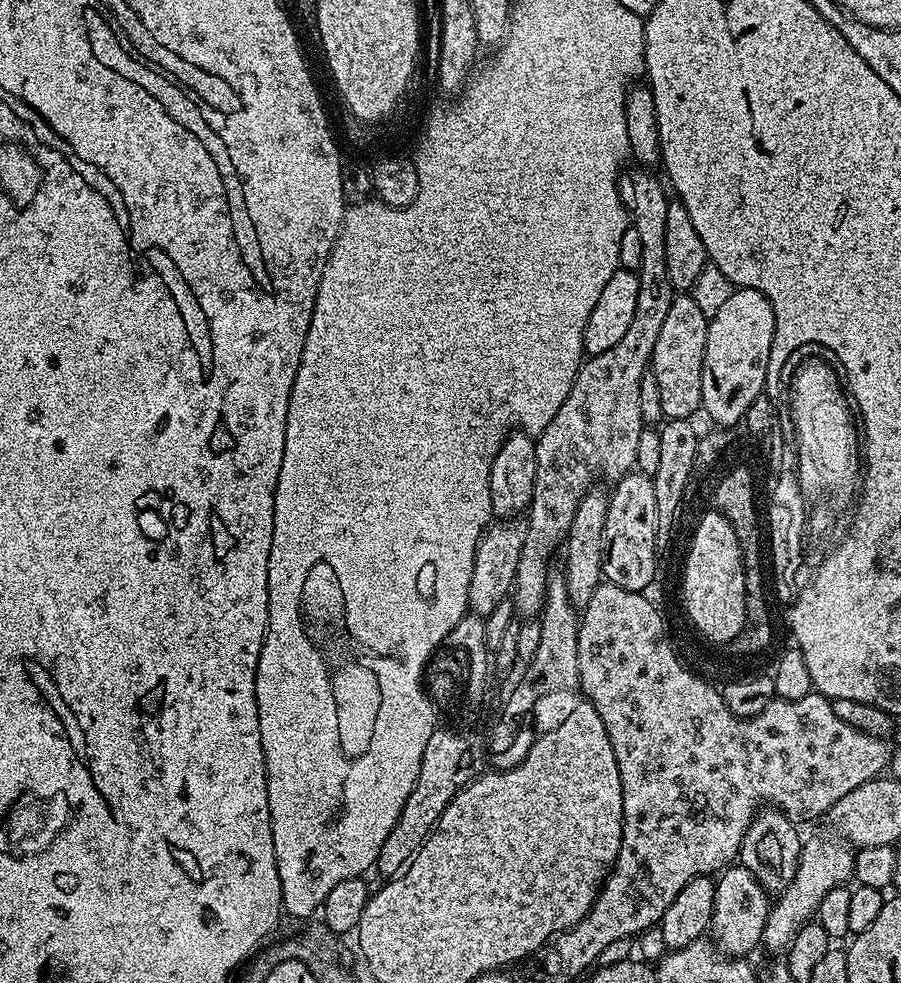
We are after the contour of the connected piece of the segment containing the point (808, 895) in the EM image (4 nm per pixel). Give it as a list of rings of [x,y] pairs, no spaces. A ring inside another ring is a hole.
[[[839,834],[832,836],[812,836],[800,845],[798,870],[794,874],[794,882],[786,886],[786,890],[775,897],[769,907],[766,926],[764,927],[763,947],[772,952],[783,953],[792,939],[798,934],[803,924],[815,917],[818,906],[830,890],[845,887],[853,879],[855,851],[851,844]]]

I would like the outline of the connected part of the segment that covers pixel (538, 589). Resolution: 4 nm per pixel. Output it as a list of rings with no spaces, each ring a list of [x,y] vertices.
[[[628,166],[623,169],[620,173],[620,197],[622,198],[622,202],[624,203],[624,209],[628,211],[629,217],[630,217],[630,224],[631,227],[634,227],[638,230],[638,239],[642,241],[642,262],[640,263],[640,267],[638,269],[638,303],[634,305],[634,322],[630,322],[630,327],[627,328],[626,334],[624,337],[615,344],[615,346],[610,346],[606,350],[606,354],[598,354],[597,356],[588,356],[587,359],[583,361],[580,365],[580,369],[578,370],[578,374],[576,375],[576,380],[573,382],[573,384],[570,386],[570,394],[566,398],[566,402],[562,402],[562,410],[558,410],[558,414],[554,414],[554,422],[550,422],[550,426],[546,426],[546,430],[542,433],[539,433],[538,439],[536,440],[536,461],[538,462],[538,470],[536,471],[536,477],[534,478],[534,494],[532,495],[532,502],[530,507],[527,509],[526,512],[526,523],[528,525],[528,529],[526,530],[526,542],[522,542],[522,558],[518,562],[518,570],[516,571],[516,580],[512,584],[512,590],[510,593],[510,599],[512,602],[512,607],[515,609],[517,613],[521,612],[521,617],[524,618],[536,618],[539,617],[543,607],[544,607],[544,595],[546,594],[546,582],[548,581],[548,577],[550,575],[550,567],[548,568],[548,563],[551,562],[552,560],[552,551],[559,549],[561,545],[563,545],[565,539],[566,539],[566,534],[570,530],[570,522],[574,522],[574,510],[578,510],[578,502],[580,501],[581,498],[584,497],[585,492],[588,491],[589,488],[593,487],[594,481],[592,480],[595,478],[595,476],[609,476],[610,480],[612,482],[615,482],[620,479],[621,476],[625,476],[627,472],[633,471],[633,469],[636,468],[636,451],[638,450],[638,434],[642,431],[642,429],[645,428],[645,422],[644,419],[642,418],[642,410],[638,410],[638,390],[640,389],[640,383],[642,382],[642,378],[646,373],[649,371],[650,368],[650,361],[652,359],[652,355],[654,354],[654,342],[658,342],[658,333],[662,331],[662,322],[663,320],[666,319],[666,310],[670,310],[670,302],[672,301],[673,295],[674,295],[674,289],[672,286],[672,283],[670,282],[670,274],[666,274],[666,210],[668,209],[668,201],[670,199],[669,193],[666,191],[665,185],[662,183],[660,185],[660,180],[658,177],[655,176],[654,173],[655,171],[649,170],[647,167],[644,166]]]

